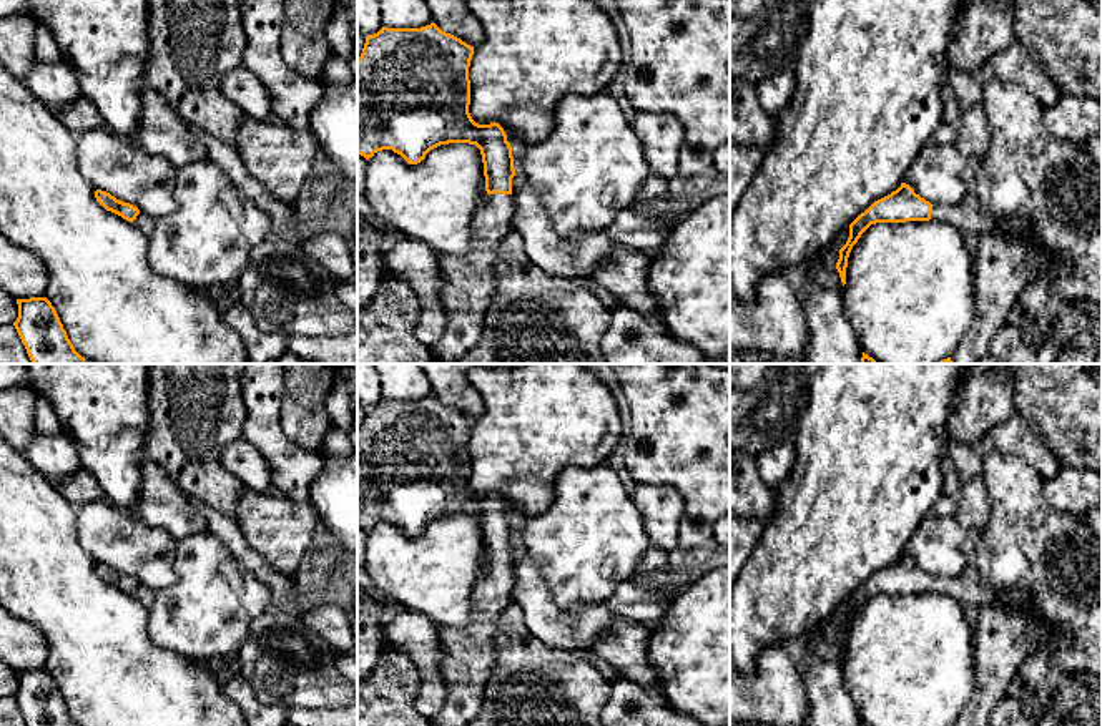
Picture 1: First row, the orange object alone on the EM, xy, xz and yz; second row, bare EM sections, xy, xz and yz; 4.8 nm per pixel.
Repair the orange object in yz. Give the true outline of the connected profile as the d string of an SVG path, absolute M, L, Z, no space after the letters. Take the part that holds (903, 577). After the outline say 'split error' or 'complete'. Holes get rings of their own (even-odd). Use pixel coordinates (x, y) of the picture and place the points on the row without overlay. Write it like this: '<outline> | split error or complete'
M901 555L896 563L874 573L849 596L849 610L839 621L836 635L843 658L846 656L849 625L871 596L929 591L947 595L971 611L984 605L1007 606L1011 610L1034 610L1037 606L1037 596L1027 588L1001 590L987 586L972 562L956 576L931 576L916 567L909 557Z | split error

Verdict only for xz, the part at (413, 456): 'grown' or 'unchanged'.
grown

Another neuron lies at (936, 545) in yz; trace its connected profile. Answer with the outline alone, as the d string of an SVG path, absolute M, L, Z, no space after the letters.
M929 512L921 518L903 555L931 576L956 576L972 558L964 552L966 528L954 515Z

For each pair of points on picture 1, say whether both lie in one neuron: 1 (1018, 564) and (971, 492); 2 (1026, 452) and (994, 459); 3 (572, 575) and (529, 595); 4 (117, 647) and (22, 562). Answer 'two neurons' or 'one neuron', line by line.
1: two neurons
2: two neurons
3: two neurons
4: one neuron

